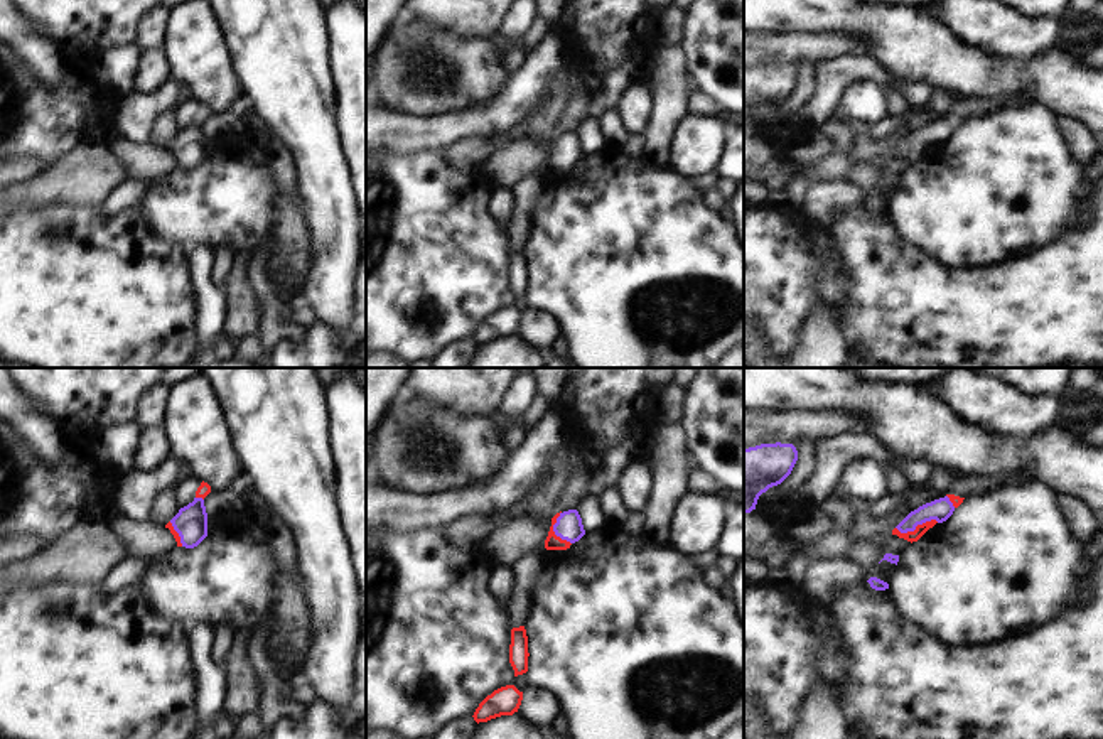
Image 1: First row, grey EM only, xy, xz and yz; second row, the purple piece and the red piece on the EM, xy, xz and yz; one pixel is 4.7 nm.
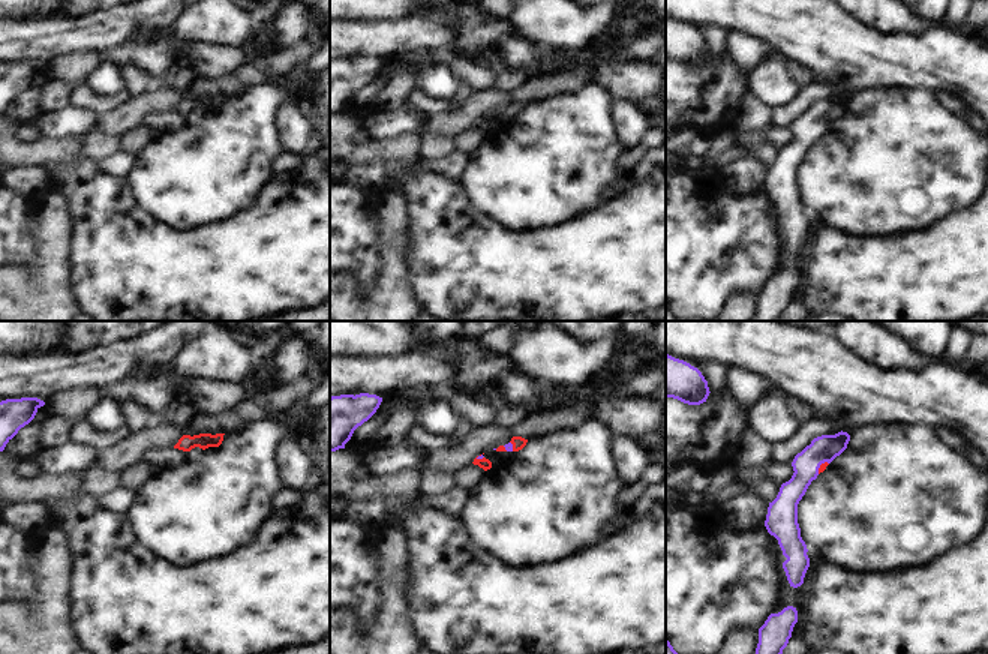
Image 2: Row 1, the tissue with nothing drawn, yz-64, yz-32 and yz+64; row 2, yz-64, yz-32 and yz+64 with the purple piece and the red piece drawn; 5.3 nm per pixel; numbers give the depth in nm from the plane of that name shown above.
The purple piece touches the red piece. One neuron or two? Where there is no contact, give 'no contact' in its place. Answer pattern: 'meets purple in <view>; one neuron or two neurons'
meets purple in yz; one neuron

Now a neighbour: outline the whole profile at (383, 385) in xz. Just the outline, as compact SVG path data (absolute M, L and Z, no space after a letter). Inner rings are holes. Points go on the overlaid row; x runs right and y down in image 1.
M366 368L366 484L373 469L378 432L417 368Z

